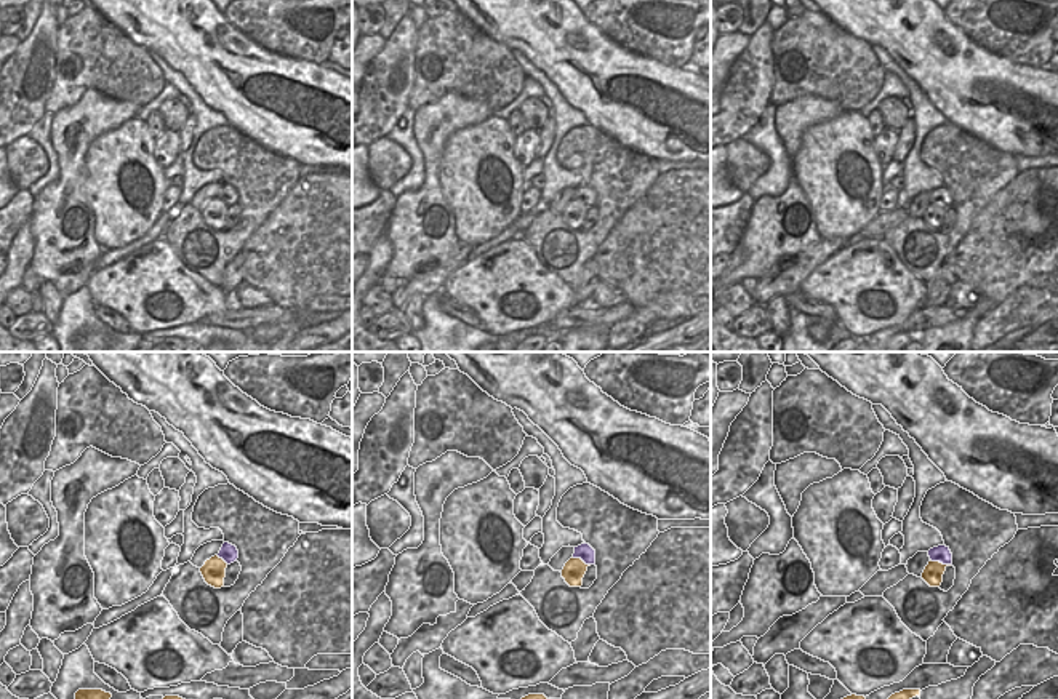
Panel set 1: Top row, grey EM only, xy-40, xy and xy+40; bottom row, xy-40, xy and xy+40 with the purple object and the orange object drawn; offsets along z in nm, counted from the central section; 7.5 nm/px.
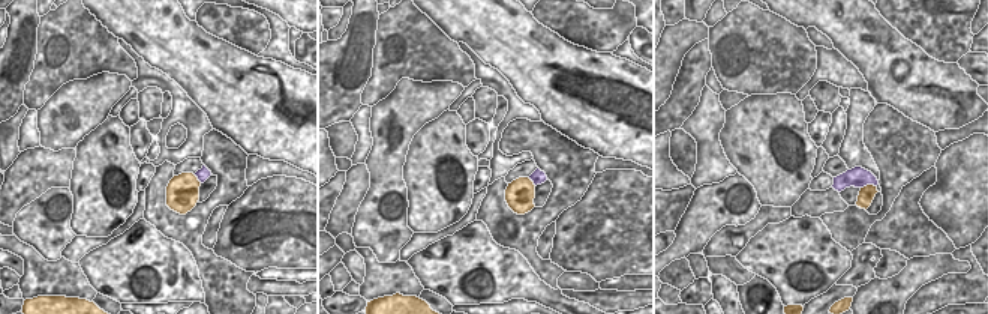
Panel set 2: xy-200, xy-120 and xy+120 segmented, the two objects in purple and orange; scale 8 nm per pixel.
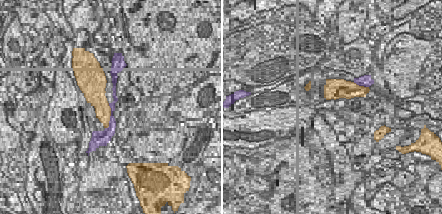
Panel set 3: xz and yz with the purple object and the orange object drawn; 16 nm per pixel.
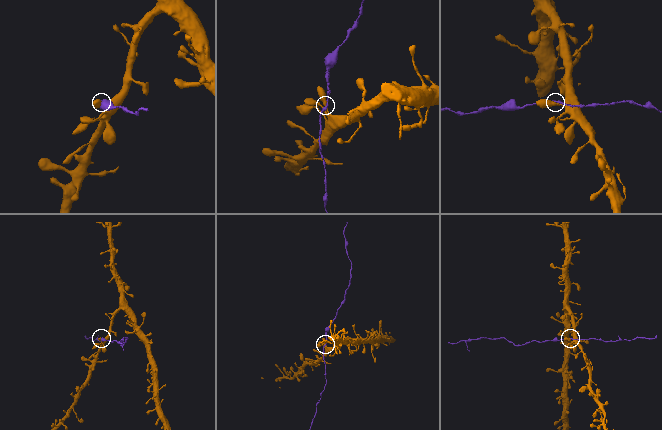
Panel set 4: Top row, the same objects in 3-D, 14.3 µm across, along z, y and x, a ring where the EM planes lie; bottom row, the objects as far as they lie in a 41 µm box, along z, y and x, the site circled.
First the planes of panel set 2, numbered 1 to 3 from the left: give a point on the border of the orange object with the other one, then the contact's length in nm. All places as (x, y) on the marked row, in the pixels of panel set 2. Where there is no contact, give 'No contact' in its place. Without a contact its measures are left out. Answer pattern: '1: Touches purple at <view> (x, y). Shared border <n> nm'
1: Touches purple at xy-200 (198, 179). Shared border 100 nm
2: Touches purple at xy-120 (532, 181). Shared border 100 nm
3: Touches purple at xy+120 (868, 184). Shared border 130 nm

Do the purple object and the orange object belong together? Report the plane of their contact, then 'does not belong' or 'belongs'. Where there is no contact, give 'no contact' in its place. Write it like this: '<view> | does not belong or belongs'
xy+40 | does not belong

